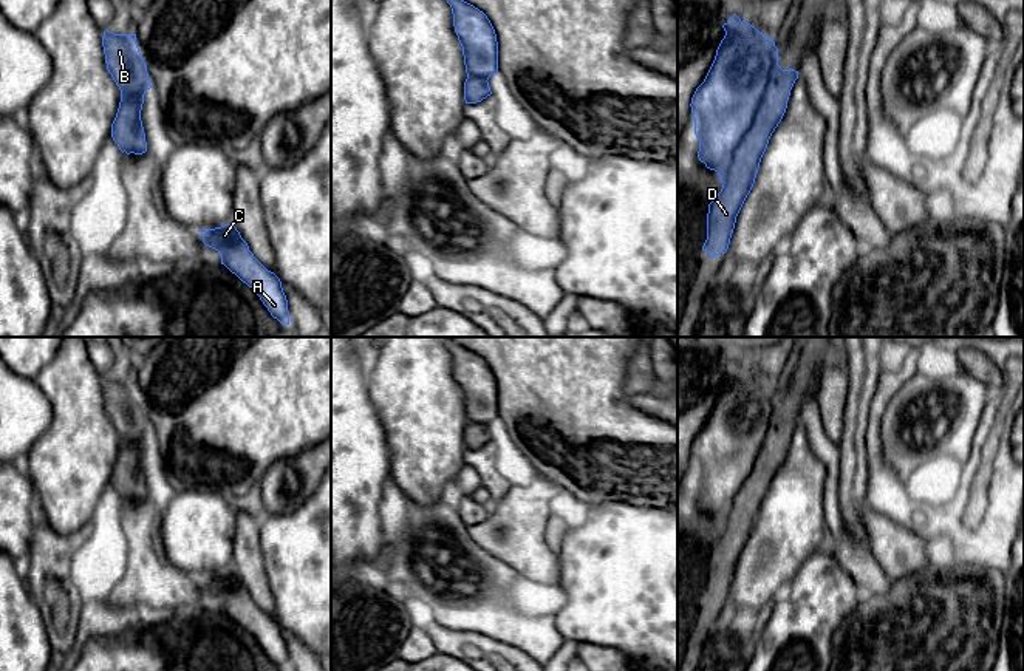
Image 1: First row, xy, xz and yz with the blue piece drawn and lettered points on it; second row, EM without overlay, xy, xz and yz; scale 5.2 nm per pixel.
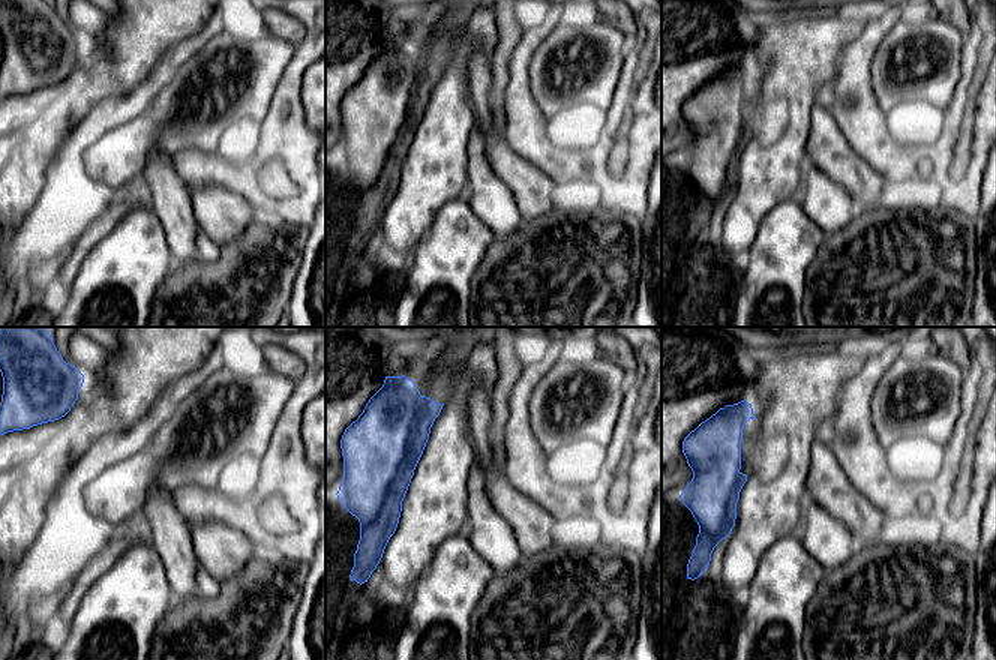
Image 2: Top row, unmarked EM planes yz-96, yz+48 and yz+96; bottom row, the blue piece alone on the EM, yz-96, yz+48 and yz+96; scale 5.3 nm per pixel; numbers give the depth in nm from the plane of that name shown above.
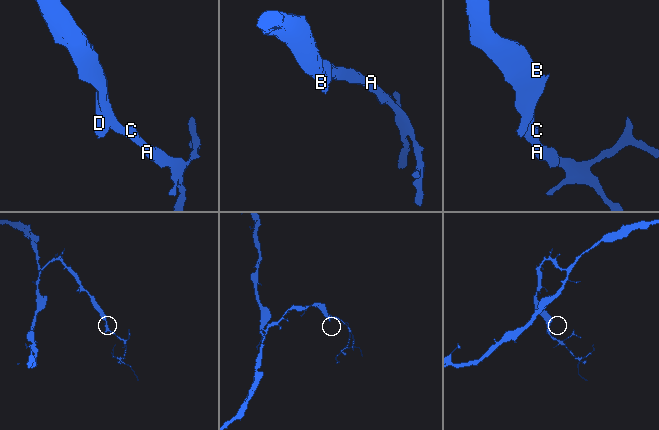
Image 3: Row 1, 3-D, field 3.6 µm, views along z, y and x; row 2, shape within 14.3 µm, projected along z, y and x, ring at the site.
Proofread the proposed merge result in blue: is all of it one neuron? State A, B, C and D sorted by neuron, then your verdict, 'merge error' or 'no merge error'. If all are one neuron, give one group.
groups A B C / D; merge error

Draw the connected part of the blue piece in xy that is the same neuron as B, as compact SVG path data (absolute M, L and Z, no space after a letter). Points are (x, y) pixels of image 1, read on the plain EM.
M104 377L102 393L107 416L121 436L131 442L142 456L144 441L152 434L147 411L139 399L136 380L113 380Z

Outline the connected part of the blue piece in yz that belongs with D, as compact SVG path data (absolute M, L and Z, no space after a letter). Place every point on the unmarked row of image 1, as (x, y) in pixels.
M775 411L755 465L735 495L718 543L708 550L707 586L702 592L710 605L725 600L736 563L750 540L769 485L781 468L798 417Z

